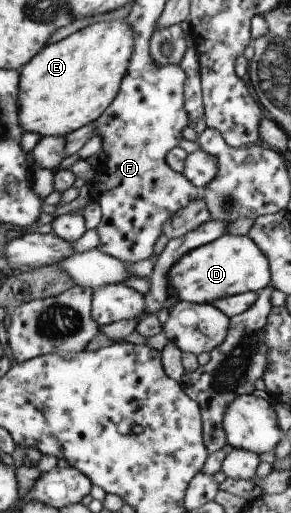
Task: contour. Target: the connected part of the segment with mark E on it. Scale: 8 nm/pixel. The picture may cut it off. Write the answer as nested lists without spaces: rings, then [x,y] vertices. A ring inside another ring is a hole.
[[[126,19],[91,24],[45,46],[20,73],[21,127],[42,138],[63,137],[99,118],[117,95],[132,47]]]

